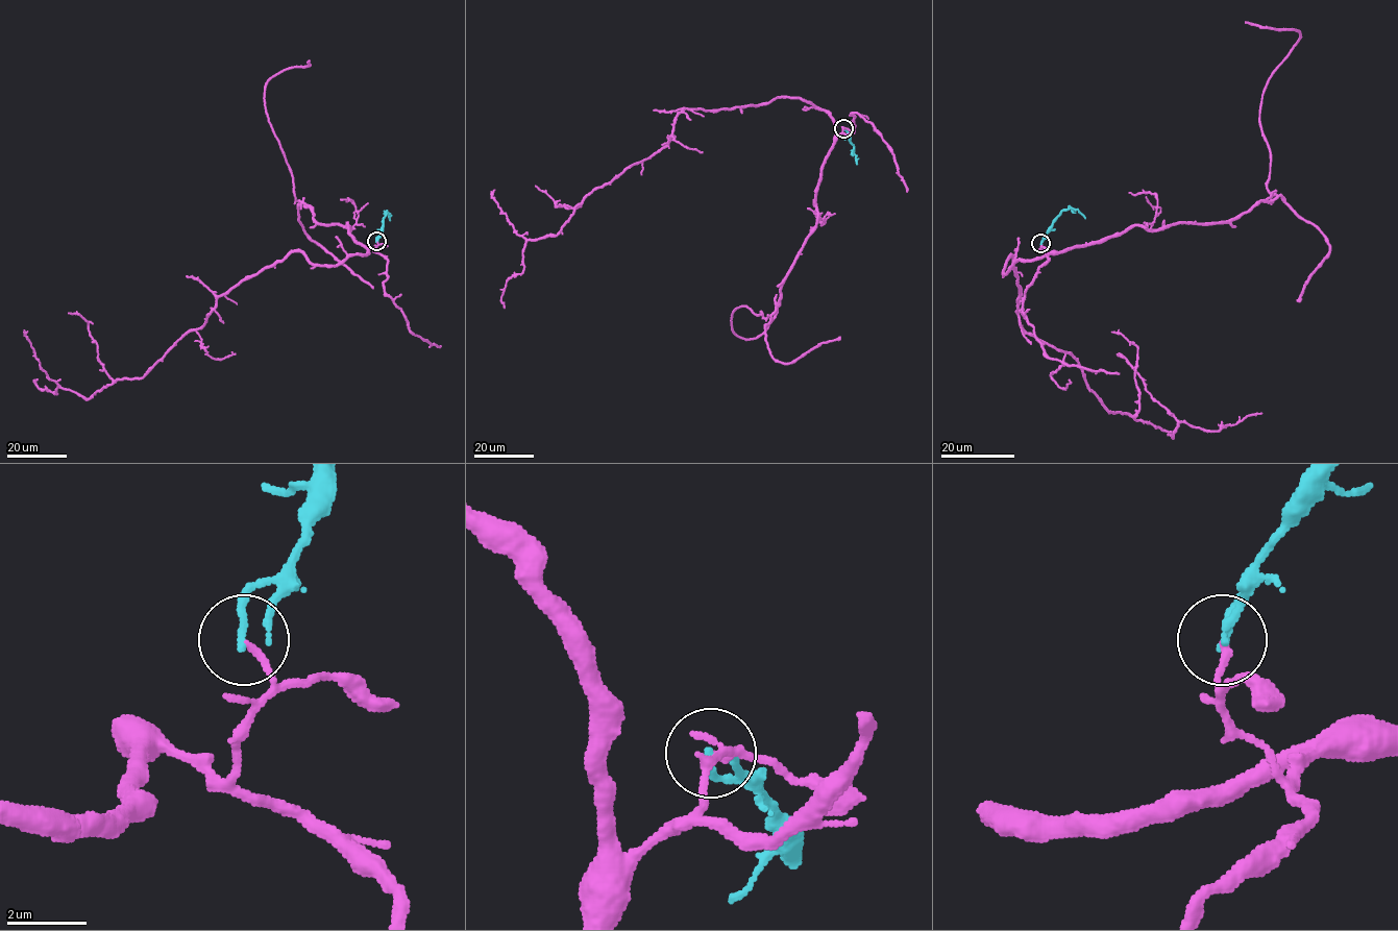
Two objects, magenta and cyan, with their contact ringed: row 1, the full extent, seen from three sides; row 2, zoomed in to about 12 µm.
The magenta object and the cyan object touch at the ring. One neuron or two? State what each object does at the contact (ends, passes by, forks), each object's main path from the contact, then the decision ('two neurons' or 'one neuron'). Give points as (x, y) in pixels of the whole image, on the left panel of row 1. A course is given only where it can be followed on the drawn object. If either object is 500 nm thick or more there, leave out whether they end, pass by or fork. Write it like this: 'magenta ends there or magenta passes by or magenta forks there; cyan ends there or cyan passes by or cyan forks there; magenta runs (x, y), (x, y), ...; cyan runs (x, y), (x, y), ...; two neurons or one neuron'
magenta ends there; cyan ends there; magenta runs (375, 241), (332, 265), (289, 252), (217, 298), (142, 377), (89, 398), (51, 380), (27, 332); cyan runs (375, 241), (387, 212), (390, 220); two neurons

